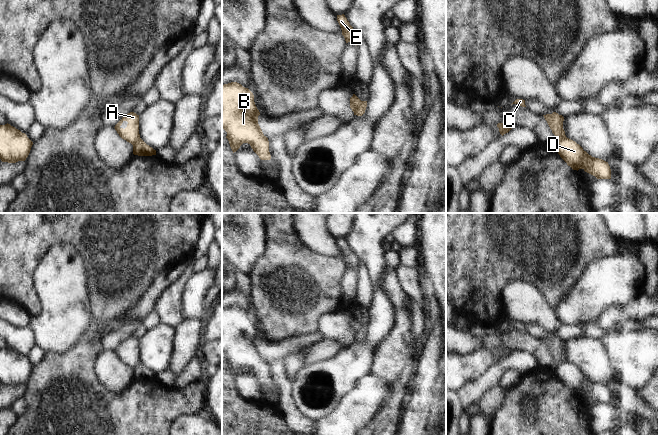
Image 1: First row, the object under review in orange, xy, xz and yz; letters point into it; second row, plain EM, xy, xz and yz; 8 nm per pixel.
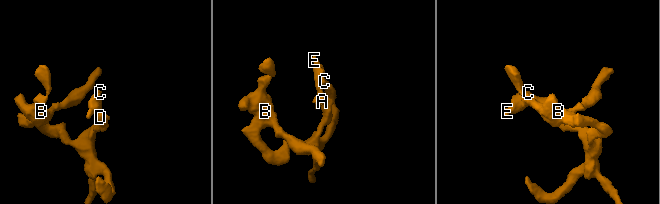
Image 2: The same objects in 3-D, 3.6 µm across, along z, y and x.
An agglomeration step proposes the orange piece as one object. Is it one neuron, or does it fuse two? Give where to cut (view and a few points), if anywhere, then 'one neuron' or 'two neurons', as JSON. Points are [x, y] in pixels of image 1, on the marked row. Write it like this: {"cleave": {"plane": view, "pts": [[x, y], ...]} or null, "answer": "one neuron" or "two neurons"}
{"cleave": {"plane": "xz", "pts": [[361, 101], [353, 111]]}, "answer": "two neurons"}

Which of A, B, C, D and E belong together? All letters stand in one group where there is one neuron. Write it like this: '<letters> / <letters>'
A C E / B D

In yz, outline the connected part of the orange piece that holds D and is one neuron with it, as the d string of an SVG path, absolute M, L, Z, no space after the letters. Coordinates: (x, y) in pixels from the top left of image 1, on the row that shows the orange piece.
M565 137L558 140L554 148L573 170L583 169L597 179L611 179L611 169L608 162L592 157L575 141Z

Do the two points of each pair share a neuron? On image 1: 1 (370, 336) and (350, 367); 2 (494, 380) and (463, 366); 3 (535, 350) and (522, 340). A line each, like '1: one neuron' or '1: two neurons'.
1: one neuron
2: two neurons
3: one neuron

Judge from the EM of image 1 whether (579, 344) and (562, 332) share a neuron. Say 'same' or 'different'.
different

